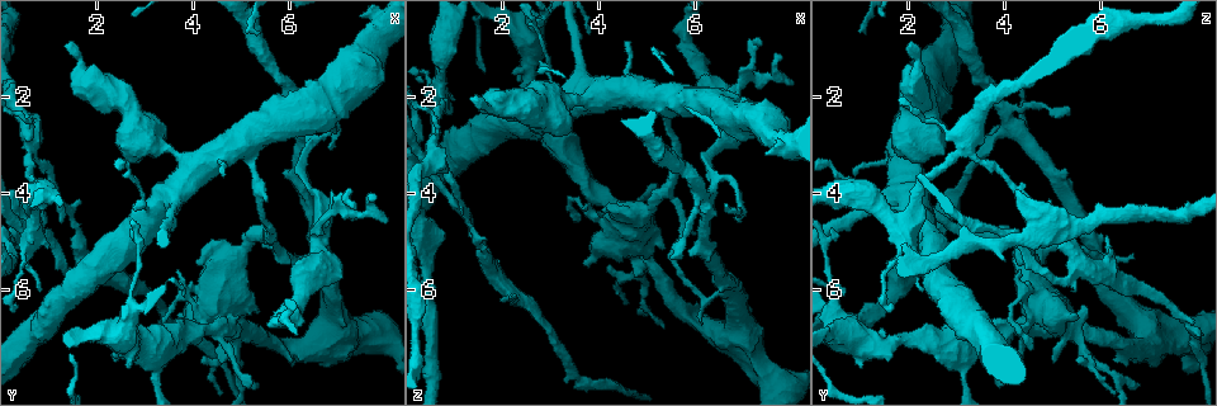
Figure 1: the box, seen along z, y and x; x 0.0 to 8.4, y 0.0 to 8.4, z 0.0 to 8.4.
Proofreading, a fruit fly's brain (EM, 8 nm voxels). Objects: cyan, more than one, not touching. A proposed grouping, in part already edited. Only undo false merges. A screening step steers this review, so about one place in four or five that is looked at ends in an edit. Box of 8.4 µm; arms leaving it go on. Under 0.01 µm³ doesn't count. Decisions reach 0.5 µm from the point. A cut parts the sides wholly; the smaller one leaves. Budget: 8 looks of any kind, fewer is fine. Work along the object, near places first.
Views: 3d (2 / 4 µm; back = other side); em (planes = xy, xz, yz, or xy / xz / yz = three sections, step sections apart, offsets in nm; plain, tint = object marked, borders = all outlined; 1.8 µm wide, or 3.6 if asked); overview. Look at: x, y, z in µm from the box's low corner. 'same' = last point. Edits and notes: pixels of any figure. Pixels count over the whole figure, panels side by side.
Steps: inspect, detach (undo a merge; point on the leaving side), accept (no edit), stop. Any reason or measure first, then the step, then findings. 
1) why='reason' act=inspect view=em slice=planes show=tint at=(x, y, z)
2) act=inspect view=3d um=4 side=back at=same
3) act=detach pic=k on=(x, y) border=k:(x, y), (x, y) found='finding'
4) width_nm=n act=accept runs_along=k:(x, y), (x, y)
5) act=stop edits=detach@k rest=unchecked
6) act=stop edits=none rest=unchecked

why='abrupt turn' act=inspect view=em slice=xz step=16 show=tint at=(6.25, 2.75, 4.25)

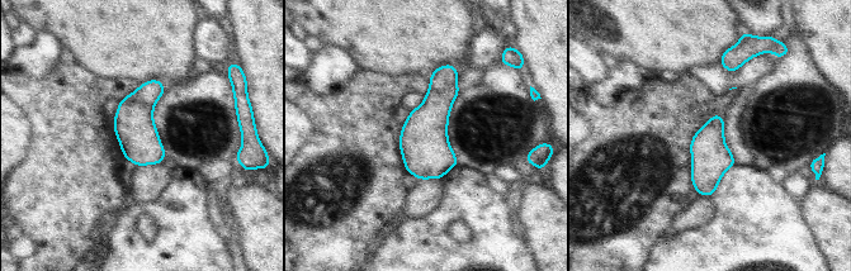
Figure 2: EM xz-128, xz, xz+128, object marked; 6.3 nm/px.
act=accept found='all the same cell'

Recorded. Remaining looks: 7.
why='sudden change in width' act=inspect view=em um=3.6 slice=planes show=tint at=(4.95, 6.85, 5.45)

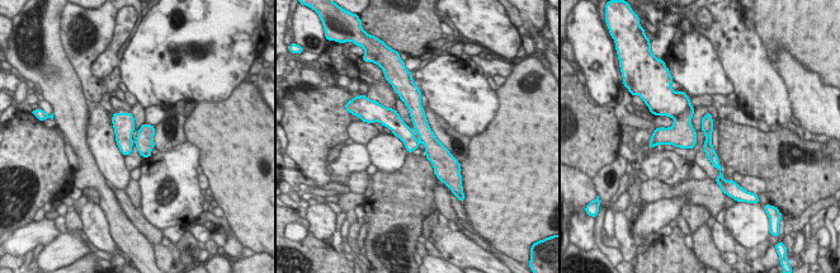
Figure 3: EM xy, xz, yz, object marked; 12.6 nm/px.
act=detach pic=3 on=(683, 127) border=3:(689, 98), (688, 107), (675, 119) found='two cells meet here'

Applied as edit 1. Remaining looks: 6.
act=inspect view=overview

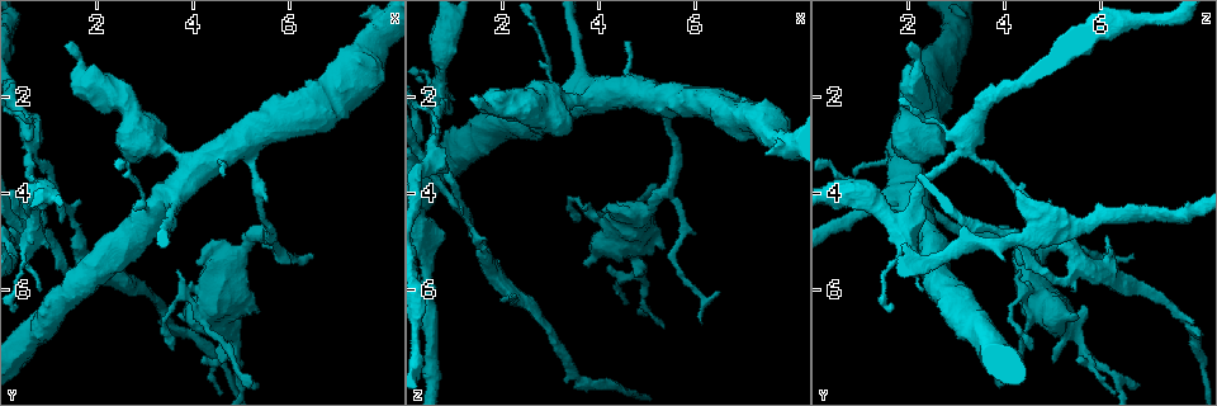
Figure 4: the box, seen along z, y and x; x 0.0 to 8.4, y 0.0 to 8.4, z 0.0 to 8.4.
why='arms part here' act=inspect view=em slice=yz step=16 show=tint at=(1.70, 5.55, 5.45)

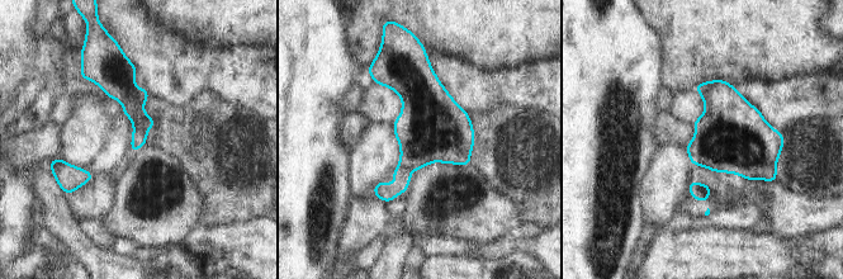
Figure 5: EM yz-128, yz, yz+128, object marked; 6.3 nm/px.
act=detach pic=5 on=(384, 192) border=5:(399, 165), (410, 171) found='two cells meet here'

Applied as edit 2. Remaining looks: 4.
act=stop edits=detach@3,detach@5 rest=unchecked

